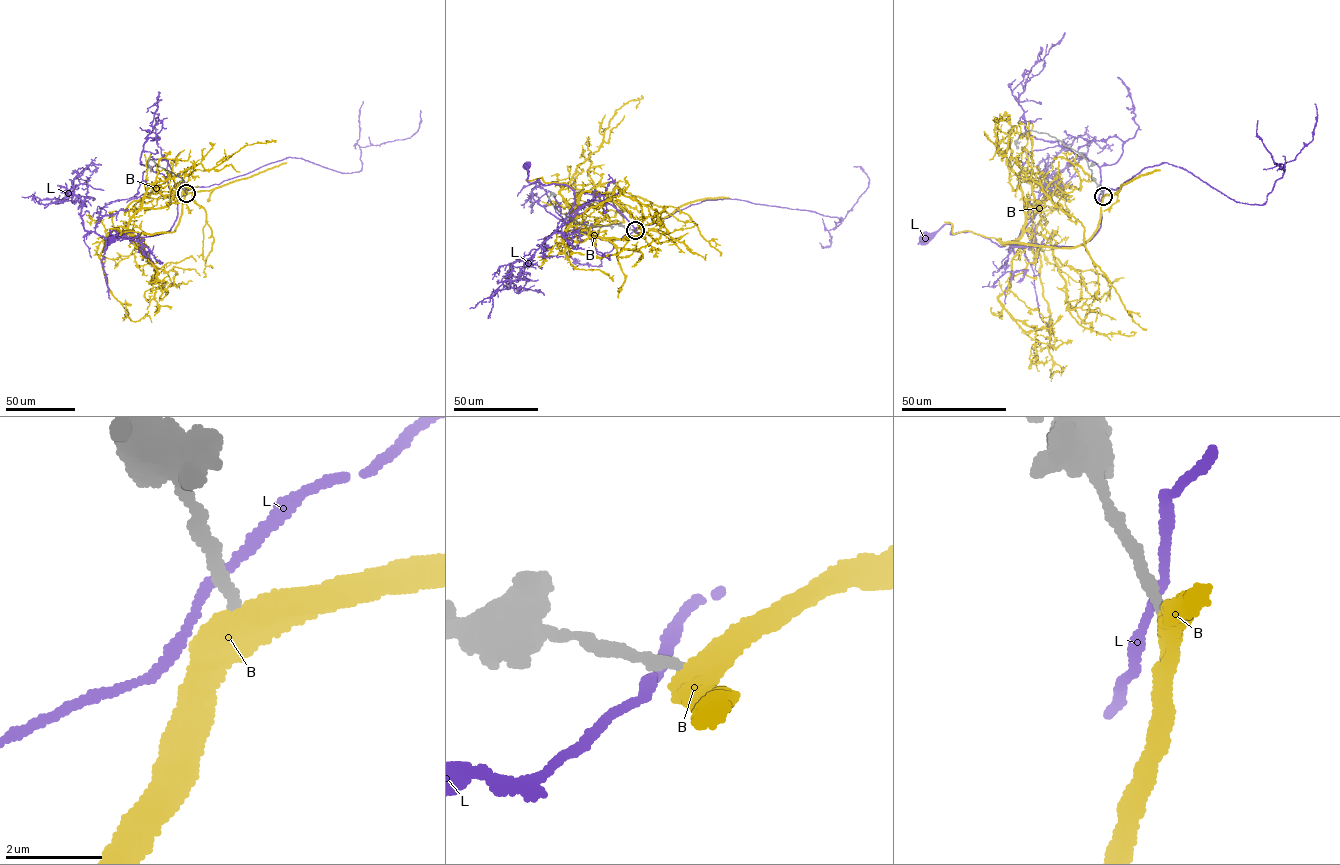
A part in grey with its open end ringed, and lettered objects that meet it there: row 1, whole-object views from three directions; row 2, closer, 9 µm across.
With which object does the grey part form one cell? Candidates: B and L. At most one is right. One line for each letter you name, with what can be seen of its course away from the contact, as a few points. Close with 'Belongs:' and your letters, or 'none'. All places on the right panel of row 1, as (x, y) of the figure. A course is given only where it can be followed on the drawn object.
Belongs: none

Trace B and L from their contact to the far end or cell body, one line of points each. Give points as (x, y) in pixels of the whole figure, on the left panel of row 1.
B: (186, 193), (175, 230), (136, 237), (128, 227), (137, 211), (192, 188), (214, 241), (203, 277)
L: (185, 192), (178, 198), (170, 230), (119, 236), (130, 239), (139, 234), (116, 236), (110, 229), (112, 240)

